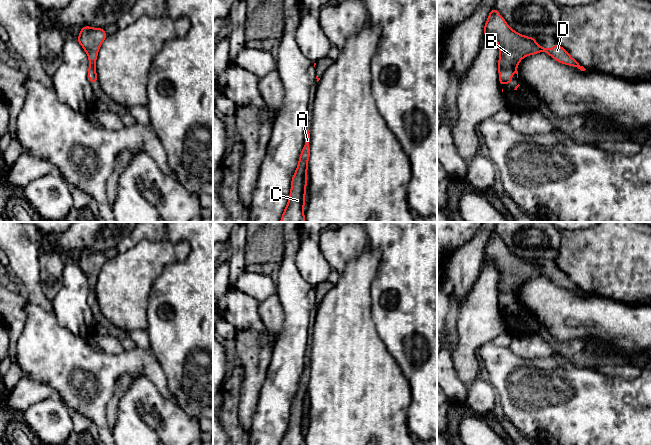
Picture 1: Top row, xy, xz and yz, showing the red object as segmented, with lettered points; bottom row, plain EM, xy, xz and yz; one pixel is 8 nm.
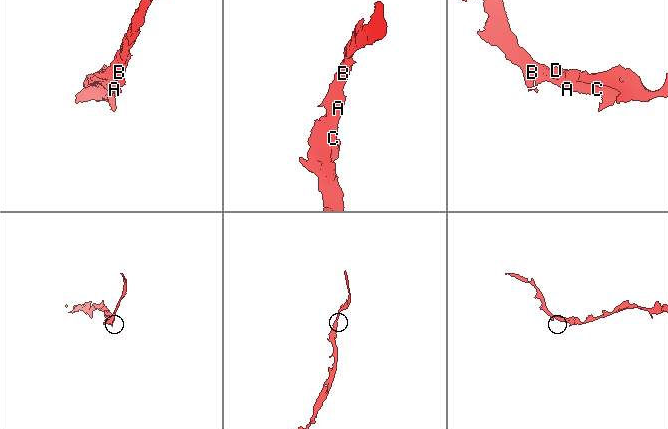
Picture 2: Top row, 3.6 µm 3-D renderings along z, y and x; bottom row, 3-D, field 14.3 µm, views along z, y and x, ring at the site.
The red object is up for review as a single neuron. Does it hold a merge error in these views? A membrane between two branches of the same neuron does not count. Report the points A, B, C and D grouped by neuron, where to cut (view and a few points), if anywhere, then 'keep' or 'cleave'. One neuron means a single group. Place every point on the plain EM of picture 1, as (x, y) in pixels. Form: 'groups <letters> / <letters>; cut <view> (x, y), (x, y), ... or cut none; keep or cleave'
groups A B C D; cut none; keep

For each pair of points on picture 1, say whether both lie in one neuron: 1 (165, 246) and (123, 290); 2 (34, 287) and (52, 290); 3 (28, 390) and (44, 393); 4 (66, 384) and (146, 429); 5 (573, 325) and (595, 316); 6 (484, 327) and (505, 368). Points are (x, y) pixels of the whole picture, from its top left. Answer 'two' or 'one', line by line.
1: one
2: two
3: one
4: two
5: one
6: two

